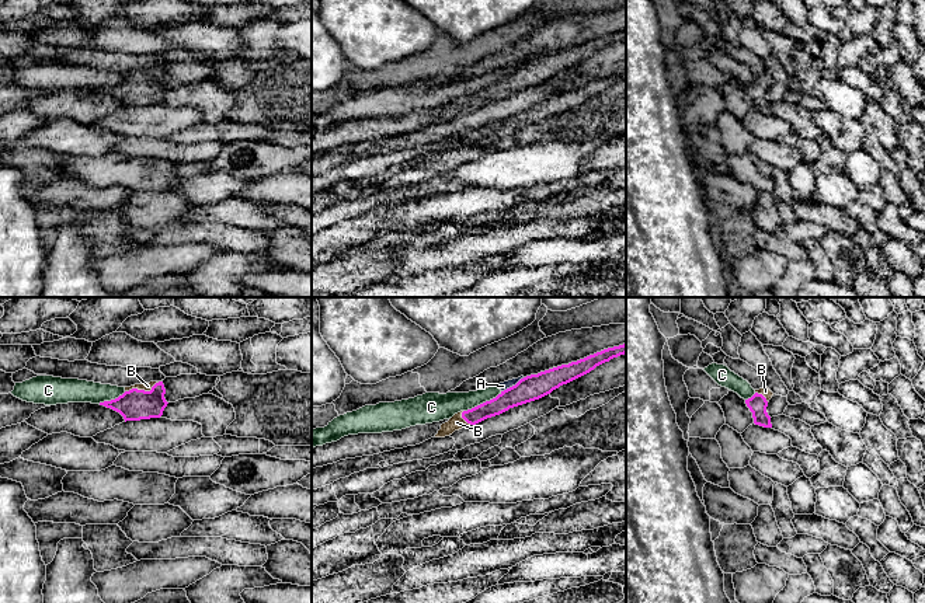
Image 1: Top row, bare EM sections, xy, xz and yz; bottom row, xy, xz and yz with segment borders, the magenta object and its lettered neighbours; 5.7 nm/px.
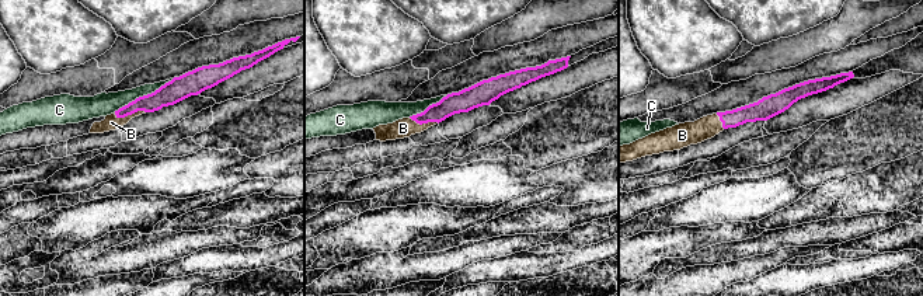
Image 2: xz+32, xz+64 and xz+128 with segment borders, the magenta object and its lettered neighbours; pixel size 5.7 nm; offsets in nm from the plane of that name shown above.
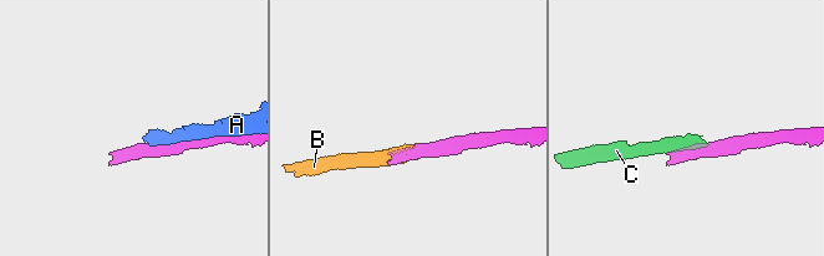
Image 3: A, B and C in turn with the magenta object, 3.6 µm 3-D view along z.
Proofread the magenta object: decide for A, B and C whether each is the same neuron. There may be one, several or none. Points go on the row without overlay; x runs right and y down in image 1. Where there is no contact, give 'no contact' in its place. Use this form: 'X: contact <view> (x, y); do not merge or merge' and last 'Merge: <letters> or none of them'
A: contact xz (513, 72); do not merge
B: contact xy (142, 76); merge
C: contact xz (483, 89); do not merge
Merge: B

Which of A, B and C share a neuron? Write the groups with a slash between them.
A C / B

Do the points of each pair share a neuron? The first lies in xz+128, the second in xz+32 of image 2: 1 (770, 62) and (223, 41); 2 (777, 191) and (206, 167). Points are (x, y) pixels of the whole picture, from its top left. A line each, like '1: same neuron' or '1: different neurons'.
1: different neurons
2: same neuron

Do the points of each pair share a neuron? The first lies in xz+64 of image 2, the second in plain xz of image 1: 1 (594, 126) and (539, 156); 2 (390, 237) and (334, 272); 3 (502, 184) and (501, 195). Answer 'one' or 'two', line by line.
1: two
2: two
3: two

